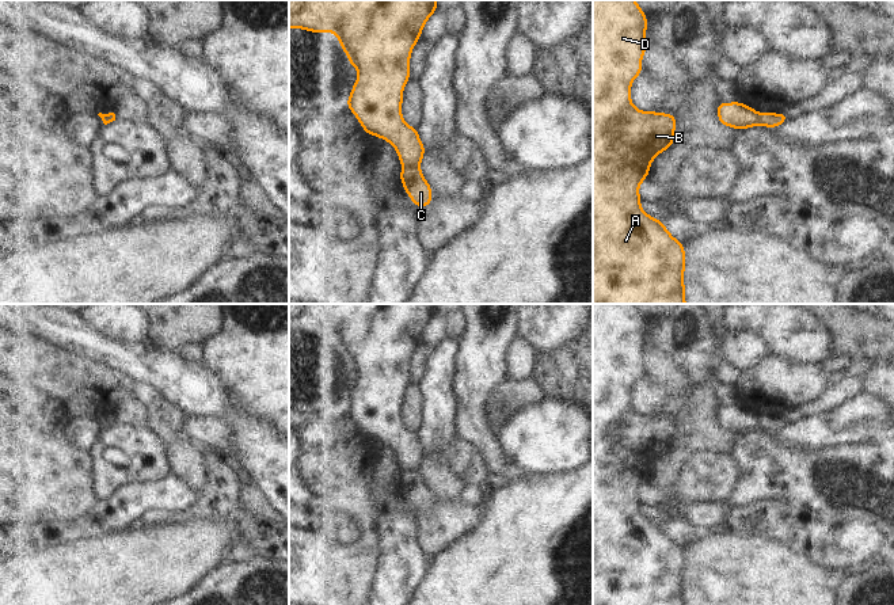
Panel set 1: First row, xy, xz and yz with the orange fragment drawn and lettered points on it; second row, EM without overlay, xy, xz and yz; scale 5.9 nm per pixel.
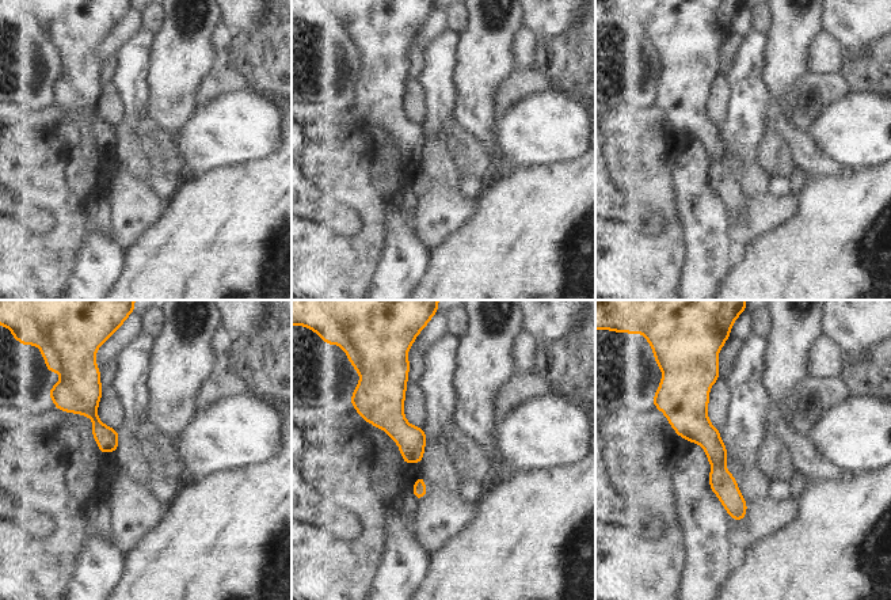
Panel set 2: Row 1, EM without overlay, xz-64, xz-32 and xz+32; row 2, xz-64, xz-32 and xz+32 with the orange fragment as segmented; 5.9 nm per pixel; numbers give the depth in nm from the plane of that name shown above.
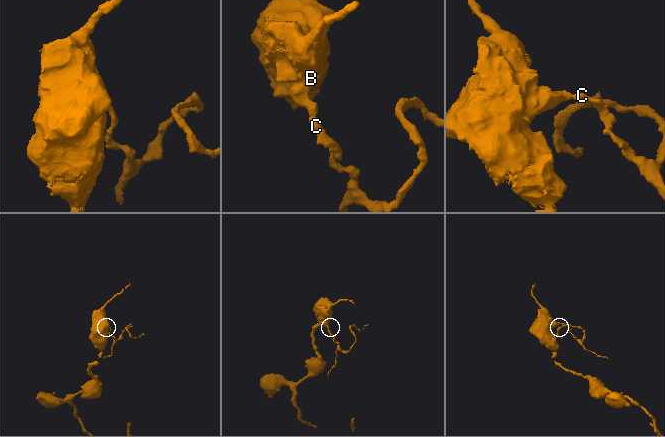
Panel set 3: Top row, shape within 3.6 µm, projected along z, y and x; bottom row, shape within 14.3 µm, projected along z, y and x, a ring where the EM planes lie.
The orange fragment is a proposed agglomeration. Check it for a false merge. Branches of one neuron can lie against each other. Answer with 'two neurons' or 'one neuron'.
two neurons

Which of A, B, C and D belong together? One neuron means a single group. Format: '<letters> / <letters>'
A B D / C

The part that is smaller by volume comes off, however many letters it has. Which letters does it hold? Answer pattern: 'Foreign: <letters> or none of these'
Foreign: C

